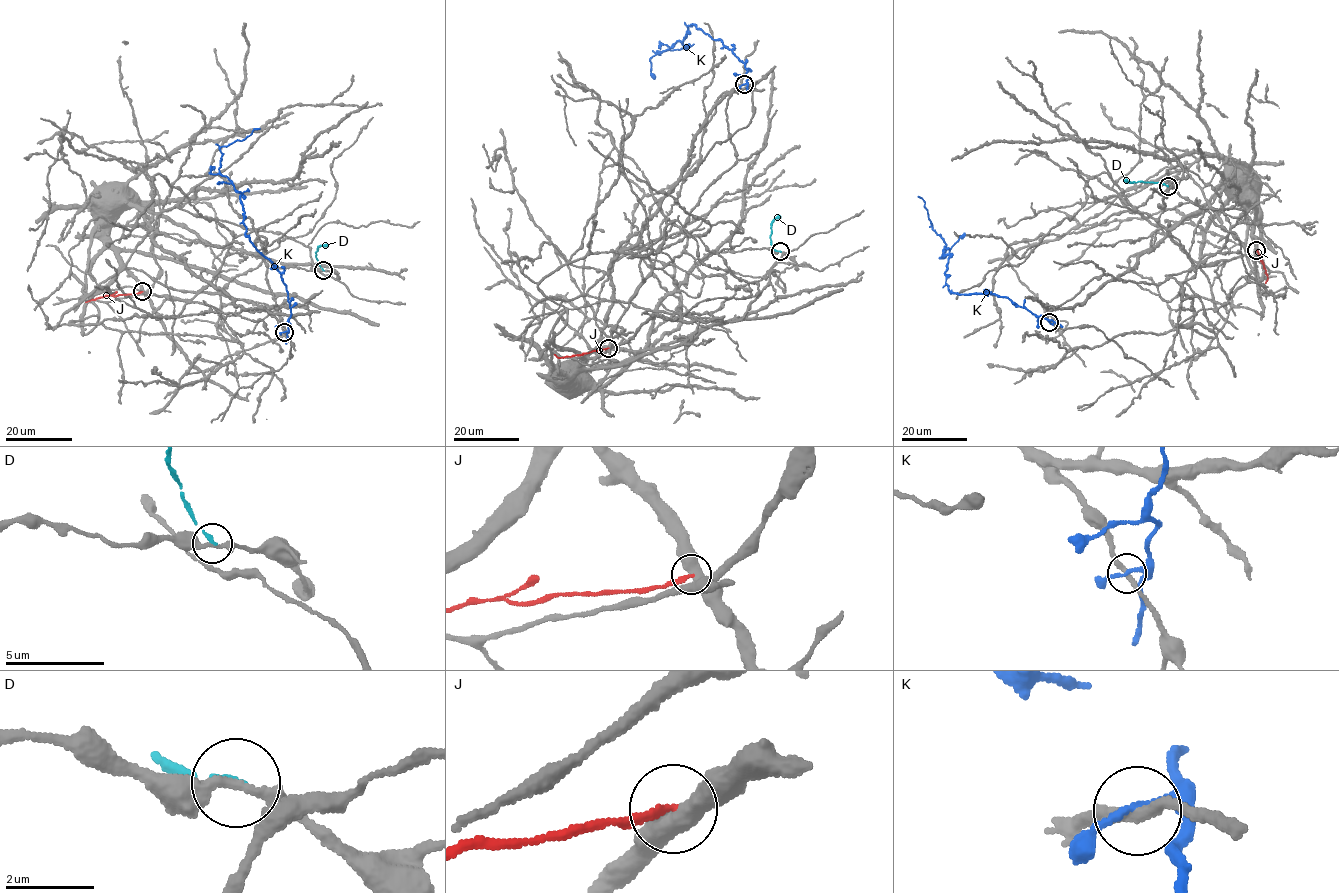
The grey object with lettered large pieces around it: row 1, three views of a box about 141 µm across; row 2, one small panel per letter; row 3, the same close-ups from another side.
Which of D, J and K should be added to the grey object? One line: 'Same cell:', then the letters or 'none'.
Same cell: none

